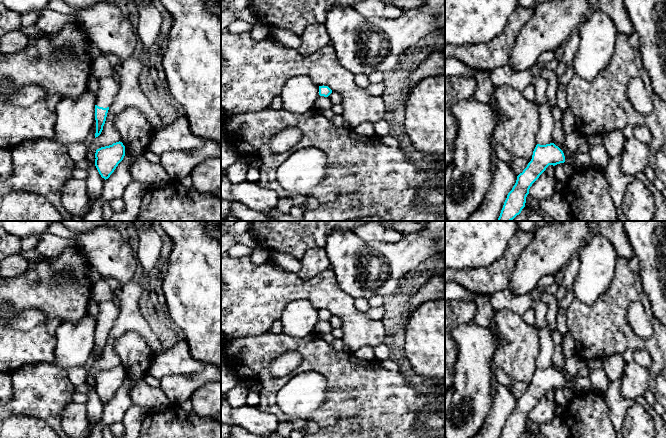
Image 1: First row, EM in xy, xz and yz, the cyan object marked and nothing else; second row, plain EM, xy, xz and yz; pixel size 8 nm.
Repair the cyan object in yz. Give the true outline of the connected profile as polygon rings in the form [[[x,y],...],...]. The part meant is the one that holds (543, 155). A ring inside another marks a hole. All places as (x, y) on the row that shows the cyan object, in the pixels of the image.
[[[554,143],[537,144],[527,167],[517,176],[512,190],[508,193],[497,221],[512,221],[525,207],[529,189],[549,165],[565,162],[563,151]]]

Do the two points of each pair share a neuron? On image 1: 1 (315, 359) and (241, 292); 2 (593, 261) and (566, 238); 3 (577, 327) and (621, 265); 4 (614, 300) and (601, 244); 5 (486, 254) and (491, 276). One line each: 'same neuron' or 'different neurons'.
1: different neurons
2: different neurons
3: same neuron
4: different neurons
5: different neurons

